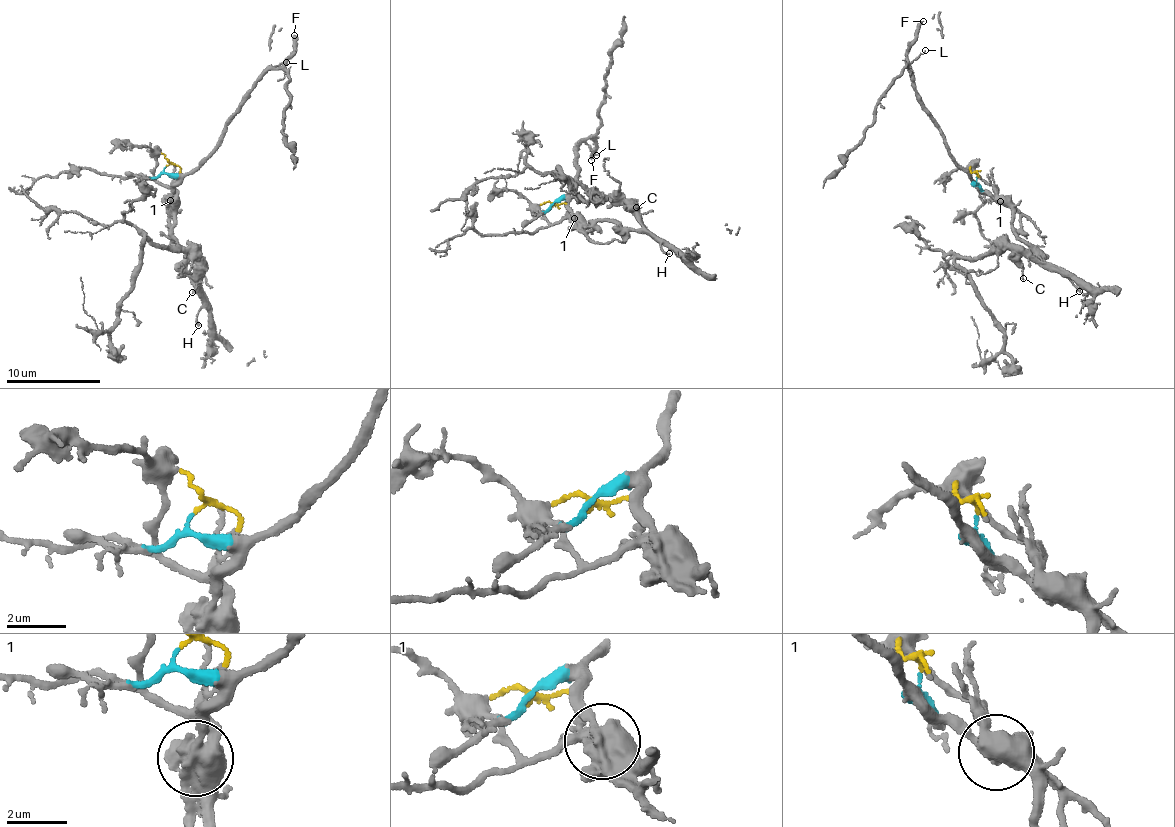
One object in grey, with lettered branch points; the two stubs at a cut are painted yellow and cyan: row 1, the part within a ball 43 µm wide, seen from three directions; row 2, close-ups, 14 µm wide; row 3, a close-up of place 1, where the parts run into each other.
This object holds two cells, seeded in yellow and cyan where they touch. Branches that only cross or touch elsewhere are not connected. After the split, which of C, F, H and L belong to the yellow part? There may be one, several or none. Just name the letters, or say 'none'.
C, H

